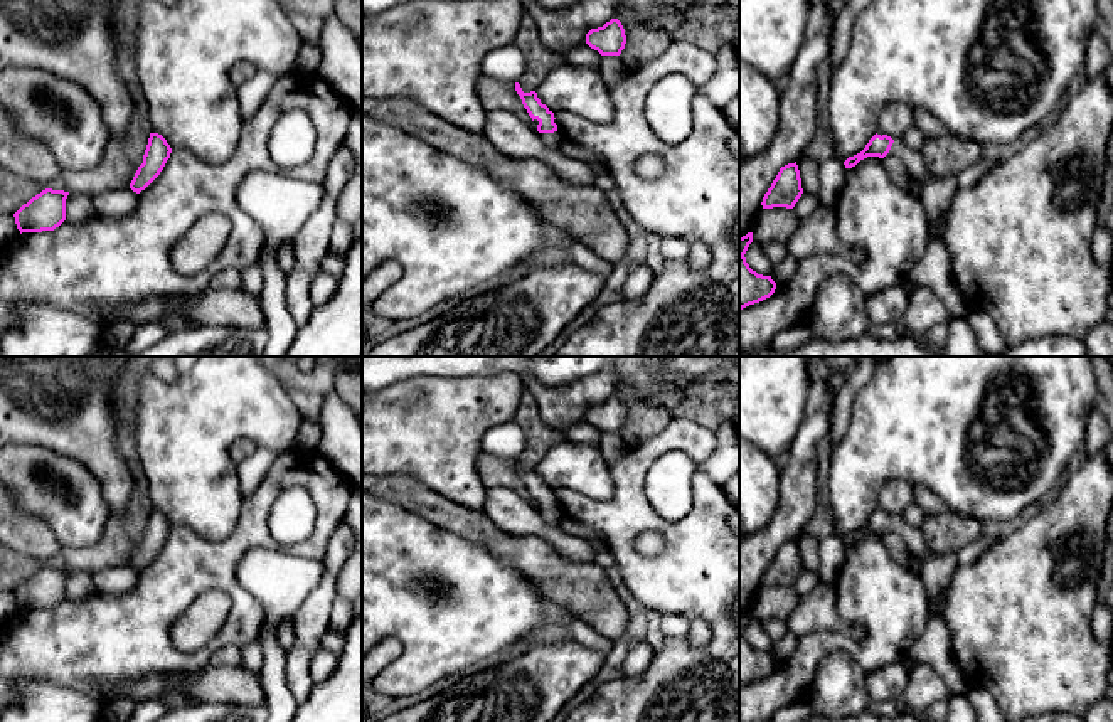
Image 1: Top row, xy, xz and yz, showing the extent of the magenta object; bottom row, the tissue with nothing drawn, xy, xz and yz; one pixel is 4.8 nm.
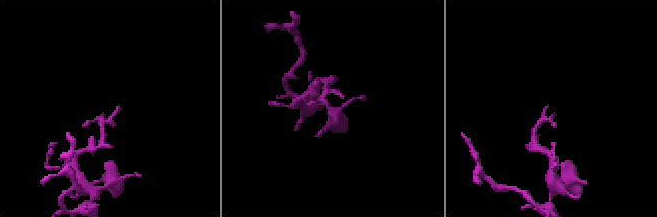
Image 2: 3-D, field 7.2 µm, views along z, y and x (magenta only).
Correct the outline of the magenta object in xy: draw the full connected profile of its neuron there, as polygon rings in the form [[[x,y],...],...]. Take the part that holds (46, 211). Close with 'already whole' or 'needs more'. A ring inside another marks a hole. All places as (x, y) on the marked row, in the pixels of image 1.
[[[45,188],[15,214],[17,229],[22,232],[54,231],[66,220],[66,199],[69,192]]]; already whole

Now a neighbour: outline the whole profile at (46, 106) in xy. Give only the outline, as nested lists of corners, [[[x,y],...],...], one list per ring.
[[[7,67],[0,72],[0,109],[7,111],[15,128],[42,140],[62,172],[86,172],[99,167],[109,130],[99,103],[77,82],[34,67]]]

